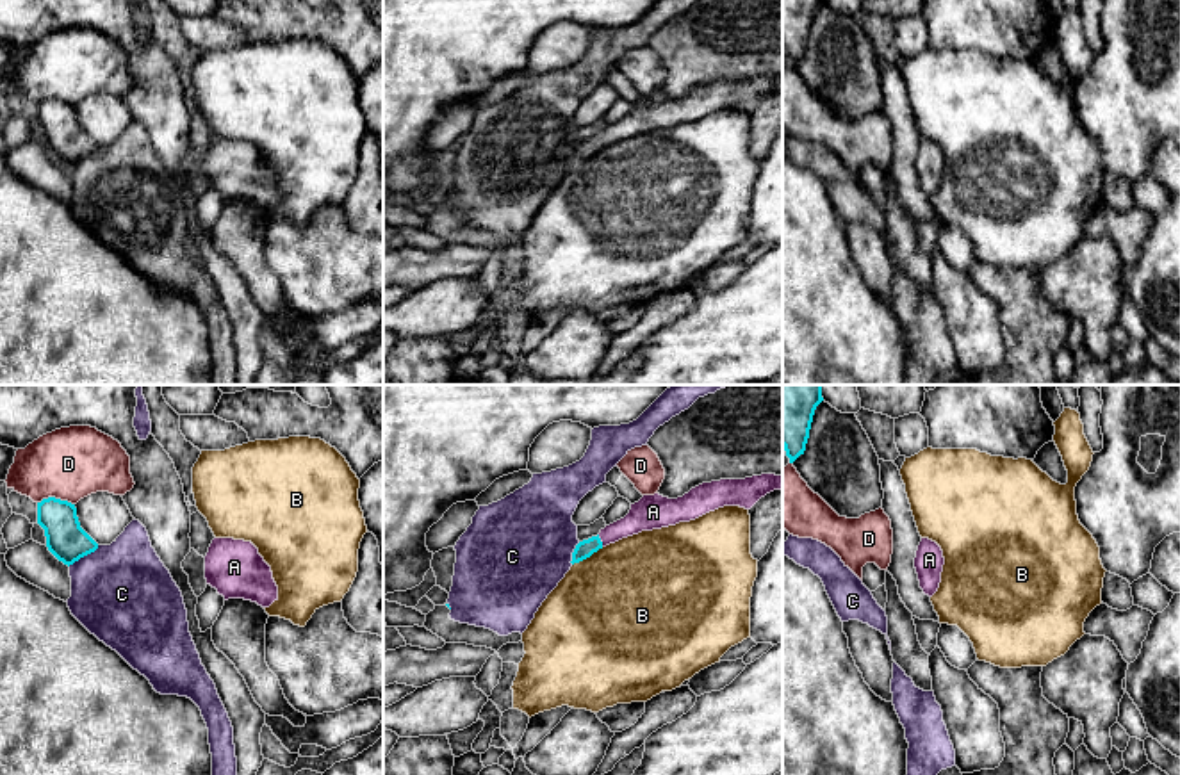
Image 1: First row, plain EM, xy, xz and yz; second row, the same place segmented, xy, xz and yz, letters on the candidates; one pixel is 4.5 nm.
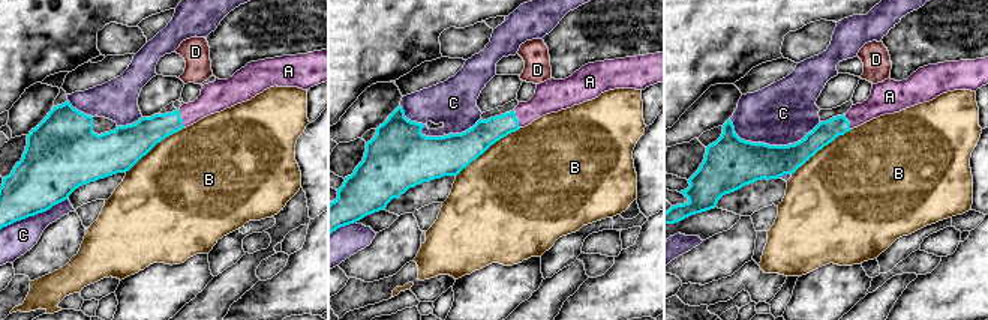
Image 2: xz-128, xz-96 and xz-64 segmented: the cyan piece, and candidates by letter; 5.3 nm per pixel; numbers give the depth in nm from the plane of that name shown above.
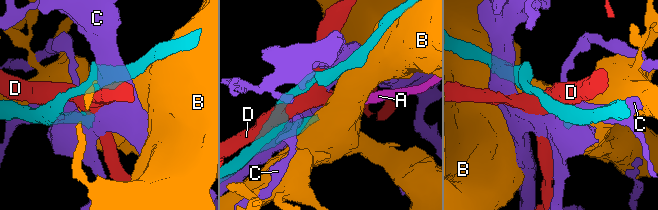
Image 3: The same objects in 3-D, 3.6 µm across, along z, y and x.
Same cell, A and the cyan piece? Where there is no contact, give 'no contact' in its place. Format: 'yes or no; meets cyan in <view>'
yes; meets cyan in xz

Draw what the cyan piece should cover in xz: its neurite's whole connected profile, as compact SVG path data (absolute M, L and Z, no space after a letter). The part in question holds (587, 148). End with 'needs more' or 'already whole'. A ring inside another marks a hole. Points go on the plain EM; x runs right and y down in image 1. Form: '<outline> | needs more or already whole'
M761 75L745 80L702 84L677 100L668 100L660 94L643 96L638 103L631 105L624 119L601 130L597 137L579 143L570 164L579 164L622 139L690 123L724 107L750 110L761 98L774 91L783 91L783 77Z | needs more

